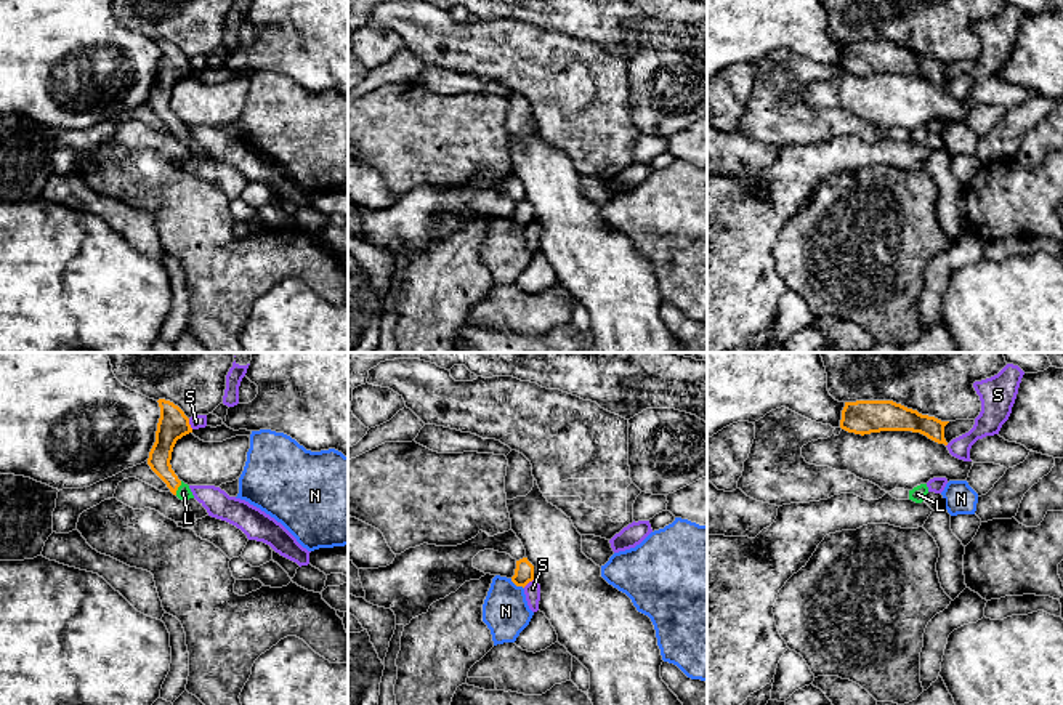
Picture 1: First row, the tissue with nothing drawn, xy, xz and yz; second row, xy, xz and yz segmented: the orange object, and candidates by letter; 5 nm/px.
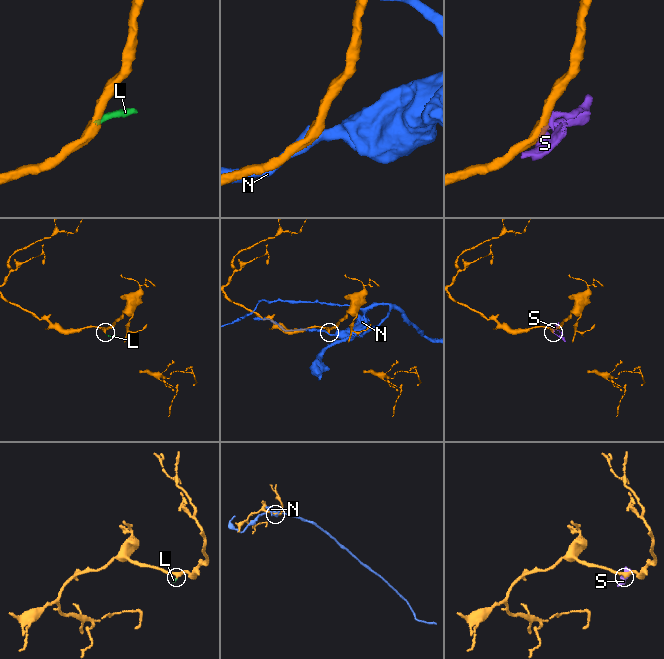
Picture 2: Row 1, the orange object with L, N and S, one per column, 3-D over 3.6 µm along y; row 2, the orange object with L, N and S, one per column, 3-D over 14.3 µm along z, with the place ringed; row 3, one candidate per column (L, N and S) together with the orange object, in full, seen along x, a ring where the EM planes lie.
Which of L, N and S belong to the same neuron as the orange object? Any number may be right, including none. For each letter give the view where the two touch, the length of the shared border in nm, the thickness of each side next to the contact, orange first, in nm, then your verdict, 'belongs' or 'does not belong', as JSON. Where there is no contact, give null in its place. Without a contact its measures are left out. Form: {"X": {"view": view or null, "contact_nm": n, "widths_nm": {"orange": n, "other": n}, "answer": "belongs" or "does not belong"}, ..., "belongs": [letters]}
{"L": {"view": "xy", "contact_nm": 80, "widths_nm": {"orange": 110, "other": 70}, "answer": "belongs"}, "N": {"view": "xz", "contact_nm": 90, "widths_nm": {"orange": 100, "other": 240}, "answer": "does not belong"}, "S": {"view": "xy", "contact_nm": 60, "widths_nm": {"orange": 150, "other": 70}, "answer": "does not belong"}, "belongs": ["L"]}

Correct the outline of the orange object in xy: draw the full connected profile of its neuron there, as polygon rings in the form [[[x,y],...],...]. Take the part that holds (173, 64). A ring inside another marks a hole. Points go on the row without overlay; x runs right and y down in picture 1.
[[[159,40],[160,59],[156,72],[156,83],[149,93],[148,106],[167,125],[180,141],[194,139],[188,125],[178,120],[172,111],[172,93],[178,80],[192,74],[189,59],[170,42]]]

